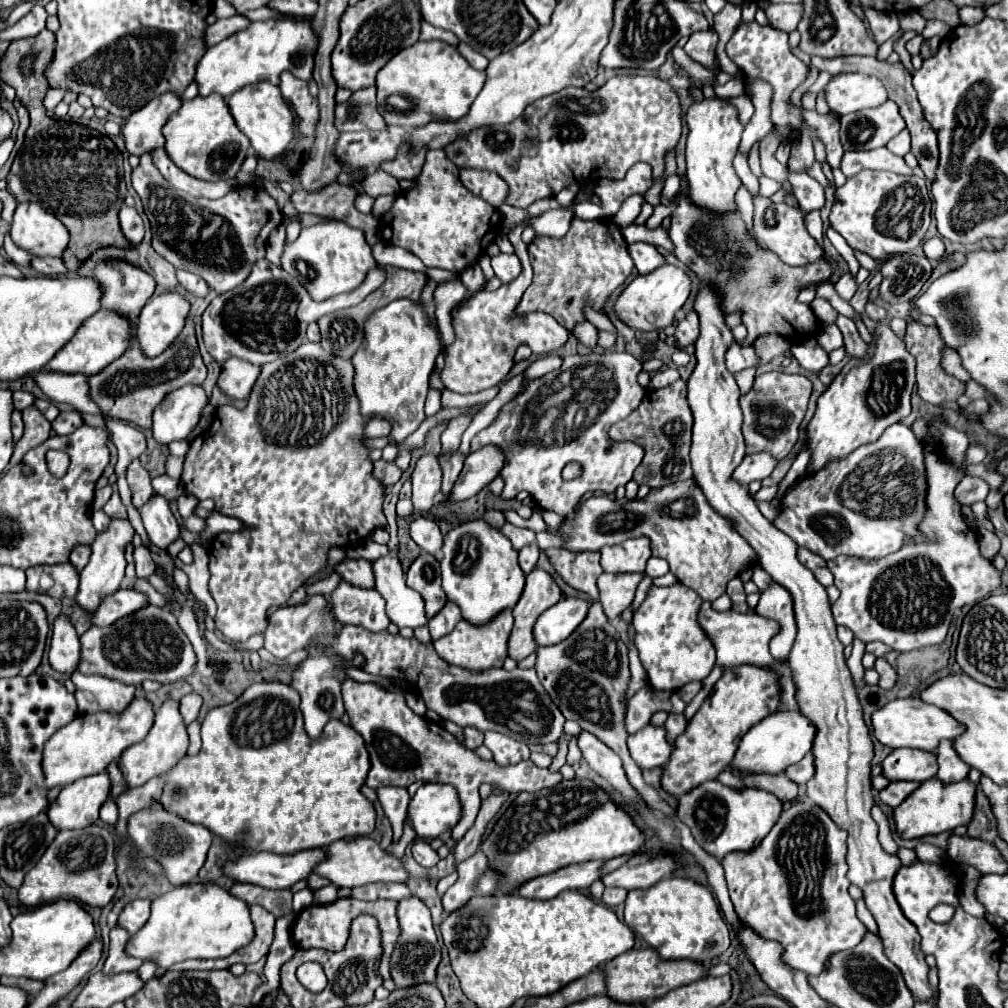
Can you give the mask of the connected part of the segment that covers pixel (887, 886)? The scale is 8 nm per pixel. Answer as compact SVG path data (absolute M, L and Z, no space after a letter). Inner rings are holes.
M704 286L700 296L696 298L694 310L700 316L700 336L696 340L696 368L688 380L688 404L694 416L692 426L692 470L694 480L702 488L710 506L726 516L734 524L734 530L752 544L758 554L758 564L772 576L776 584L782 584L792 596L794 614L798 624L798 634L794 648L790 652L788 664L792 668L794 686L796 686L796 702L800 706L802 716L806 716L814 728L814 758L816 758L816 774L806 784L808 798L820 806L838 828L848 832L848 880L856 884L864 892L864 902L872 912L878 932L884 944L884 954L900 968L908 988L916 996L916 1000L928 1000L932 996L932 988L928 984L928 966L924 962L924 952L920 950L920 936L914 924L902 916L898 902L894 900L894 872L900 868L898 856L886 854L878 842L878 824L872 820L872 772L870 762L874 758L874 746L870 732L862 720L862 706L856 696L856 686L848 672L844 660L844 646L836 638L836 622L830 612L830 602L826 588L814 580L814 574L798 560L798 544L790 540L782 530L778 530L772 522L768 522L748 488L742 488L738 480L732 478L734 468L746 456L744 438L740 432L742 412L738 406L738 384L734 376L728 372L724 364L724 354L734 342L732 332L724 324L724 312L720 310L718 294Z

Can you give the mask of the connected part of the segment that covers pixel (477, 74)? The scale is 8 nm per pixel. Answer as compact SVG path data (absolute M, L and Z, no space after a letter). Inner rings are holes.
M418 40L410 48L398 52L376 78L378 110L386 124L394 124L412 132L434 120L460 120L468 114L470 104L482 90L486 72L472 68L456 50L442 40Z

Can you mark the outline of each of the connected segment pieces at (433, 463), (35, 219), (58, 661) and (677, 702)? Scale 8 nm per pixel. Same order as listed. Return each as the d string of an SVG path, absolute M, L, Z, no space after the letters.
M428 452L418 458L416 468L412 472L412 502L420 512L428 512L434 504L434 496L442 484L442 468L438 464L436 454Z
M34 202L18 204L10 236L16 246L36 258L62 258L70 244L70 232L66 232L66 226Z
M58 614L52 626L52 642L48 658L54 670L72 674L80 662L80 642L78 634L66 614Z
M650 684L642 686L630 700L628 700L628 714L626 714L626 730L630 734L644 728L652 714L658 710L666 712L684 712L684 700L670 690L656 690Z

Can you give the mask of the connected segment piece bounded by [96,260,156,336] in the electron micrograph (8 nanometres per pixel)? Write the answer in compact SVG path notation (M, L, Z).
M108 260L98 264L96 280L102 284L102 308L110 308L120 316L126 316L132 336L142 308L156 290L154 278L132 264Z

